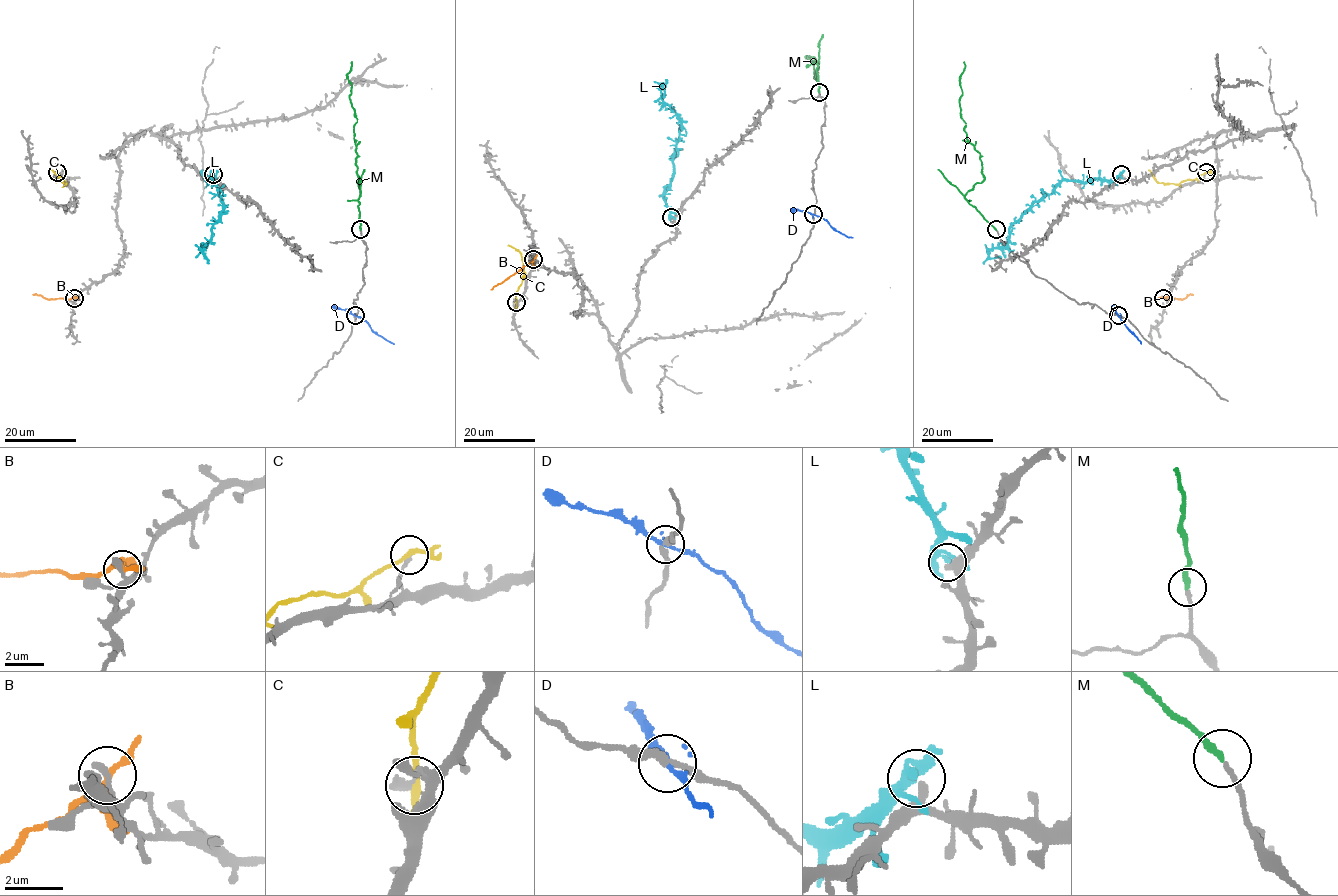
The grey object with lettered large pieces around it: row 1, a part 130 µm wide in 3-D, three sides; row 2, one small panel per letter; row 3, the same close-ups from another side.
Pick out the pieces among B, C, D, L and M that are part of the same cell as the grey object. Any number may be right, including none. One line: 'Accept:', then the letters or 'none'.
Accept: M

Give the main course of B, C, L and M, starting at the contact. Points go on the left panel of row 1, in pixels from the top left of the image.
B: (74, 298), (45, 299), (33, 294)
C: (57, 172), (57, 177), (66, 184), (49, 170)
L: (213, 174), (206, 179), (215, 180), (222, 215), (203, 248), (205, 257)
M: (360, 230), (354, 138), (357, 120), (347, 75), (351, 61)

